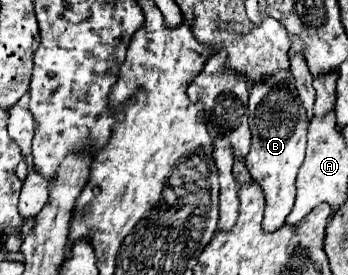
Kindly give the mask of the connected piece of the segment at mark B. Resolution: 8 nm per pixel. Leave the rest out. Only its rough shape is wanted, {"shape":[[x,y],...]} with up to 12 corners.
{"shape":[[290,70],[250,88],[250,152],[262,228],[296,198],[308,120]]}

